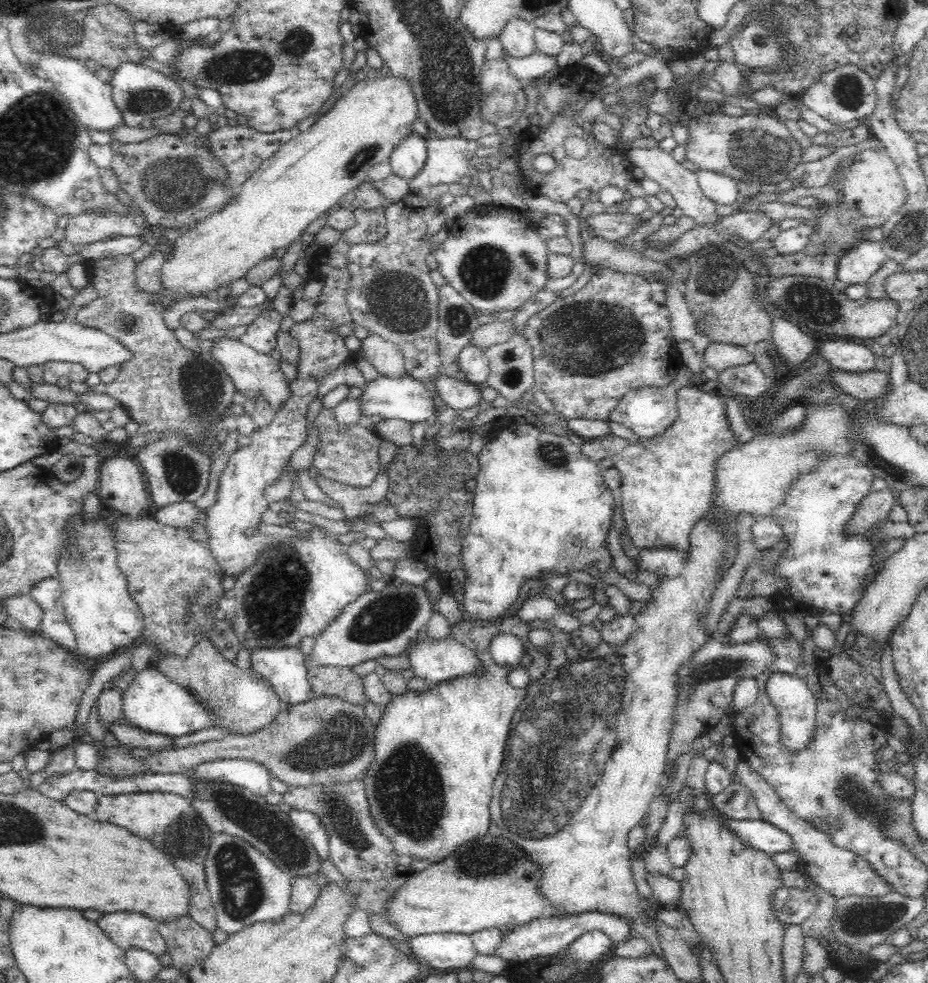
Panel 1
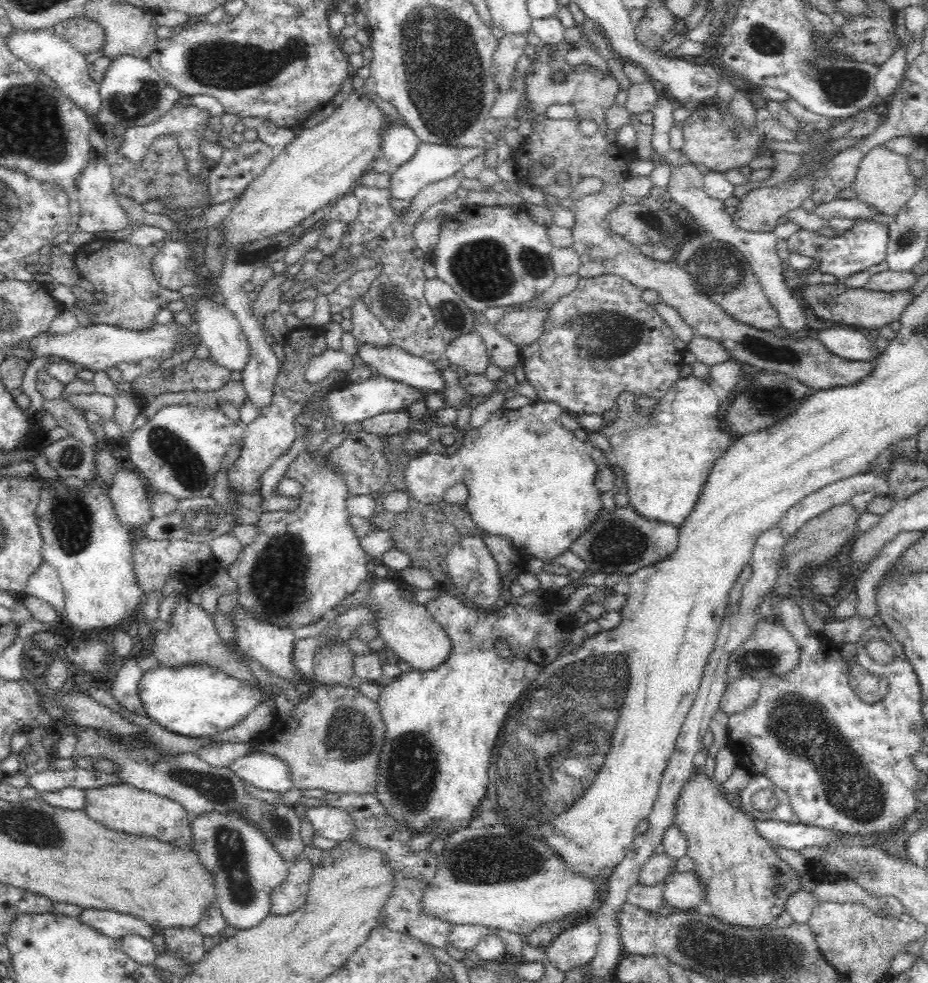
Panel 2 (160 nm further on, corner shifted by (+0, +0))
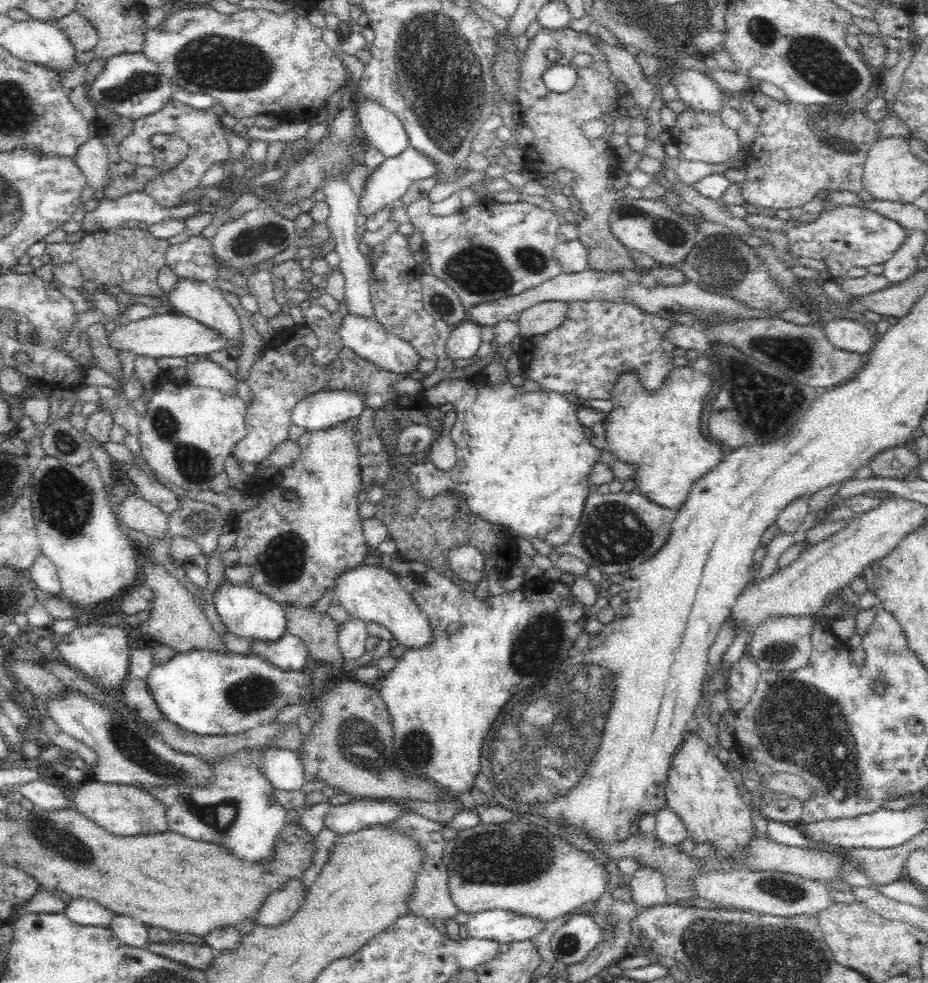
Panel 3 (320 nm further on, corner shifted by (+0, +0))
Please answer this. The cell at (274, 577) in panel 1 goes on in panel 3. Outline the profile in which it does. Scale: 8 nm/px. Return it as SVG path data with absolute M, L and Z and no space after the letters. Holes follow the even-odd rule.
M352 418L340 422L338 425L332 426L330 428L322 428L322 430L312 430L307 431L306 434L299 437L298 446L300 447L300 456L290 464L290 466L285 466L284 468L278 470L282 476L282 482L280 486L268 486L268 492L270 494L254 494L256 499L258 499L258 504L248 508L248 510L242 510L232 515L232 528L236 534L235 545L239 550L240 558L237 563L240 564L252 564L252 576L250 576L249 584L252 588L257 588L260 592L265 592L272 600L277 600L282 604L292 604L301 605L302 607L314 607L316 605L316 600L322 596L322 592L326 588L334 588L334 580L340 572L344 572L346 568L354 568L358 564L364 562L364 556L368 554L368 545L362 532L362 518L358 515L358 507L361 504L360 494L363 488L363 478L362 471L360 468L359 452L357 445L357 426L360 418ZM282 490L295 490L297 492L297 500L292 503L284 501L282 499Z

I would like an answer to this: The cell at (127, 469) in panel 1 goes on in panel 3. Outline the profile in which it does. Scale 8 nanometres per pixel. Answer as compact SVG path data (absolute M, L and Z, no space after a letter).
M137 494L120 503L119 516L126 526L144 539L161 539L167 534L168 515Z

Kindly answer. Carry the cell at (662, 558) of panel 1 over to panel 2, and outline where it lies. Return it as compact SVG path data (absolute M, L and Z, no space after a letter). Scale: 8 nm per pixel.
M631 505L614 506L613 510L600 506L596 518L592 518L590 526L570 544L568 550L584 560L586 574L593 572L612 572L632 574L639 568L644 568L664 560L678 546L677 527L663 520L646 518Z

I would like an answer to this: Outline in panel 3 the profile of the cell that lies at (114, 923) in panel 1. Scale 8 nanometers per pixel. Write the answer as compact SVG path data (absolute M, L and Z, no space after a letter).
M90 898L72 899L64 906L64 914L75 923L86 926L103 926L108 928L114 913L104 906L100 906L96 900Z

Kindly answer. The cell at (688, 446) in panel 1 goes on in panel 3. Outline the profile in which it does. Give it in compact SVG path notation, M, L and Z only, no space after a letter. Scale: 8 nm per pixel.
M688 364L674 366L670 372L666 372L662 384L658 388L648 390L639 379L637 370L626 370L618 376L611 392L613 410L607 414L605 419L605 439L607 450L618 460L635 466L634 482L636 490L645 494L650 500L660 506L678 511L684 504L692 484L717 464L722 462L725 449L720 444L713 444L700 433L700 416L704 398L712 386L713 375L698 372Z

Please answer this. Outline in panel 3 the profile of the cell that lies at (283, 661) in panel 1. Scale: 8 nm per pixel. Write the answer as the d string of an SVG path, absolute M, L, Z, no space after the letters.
M222 578L214 592L212 603L226 629L245 639L256 639L270 643L278 640L287 632L287 618L277 600L272 600L265 592L252 588L249 581L232 583Z

